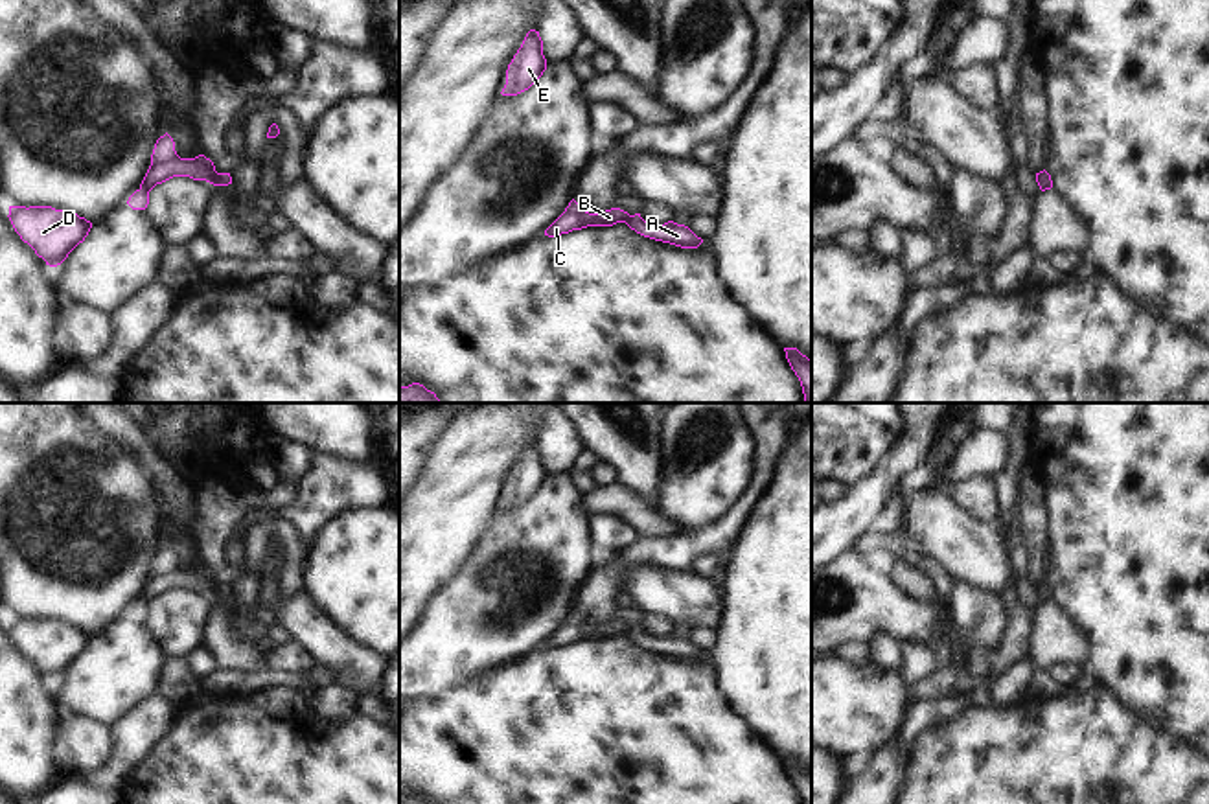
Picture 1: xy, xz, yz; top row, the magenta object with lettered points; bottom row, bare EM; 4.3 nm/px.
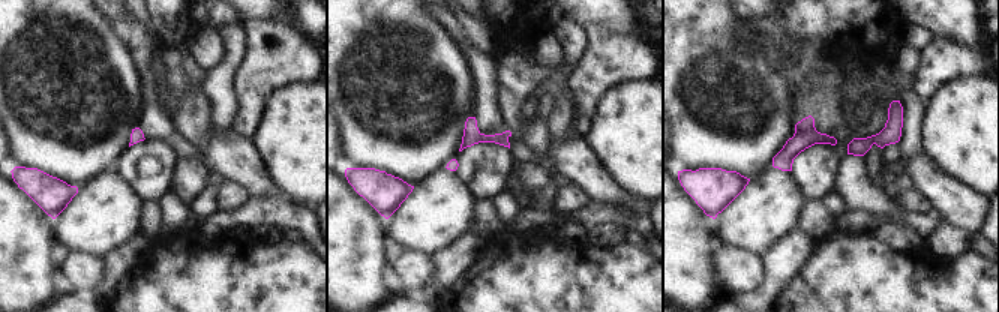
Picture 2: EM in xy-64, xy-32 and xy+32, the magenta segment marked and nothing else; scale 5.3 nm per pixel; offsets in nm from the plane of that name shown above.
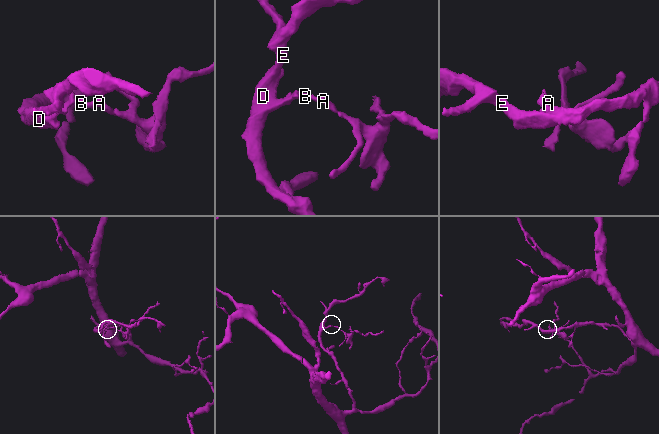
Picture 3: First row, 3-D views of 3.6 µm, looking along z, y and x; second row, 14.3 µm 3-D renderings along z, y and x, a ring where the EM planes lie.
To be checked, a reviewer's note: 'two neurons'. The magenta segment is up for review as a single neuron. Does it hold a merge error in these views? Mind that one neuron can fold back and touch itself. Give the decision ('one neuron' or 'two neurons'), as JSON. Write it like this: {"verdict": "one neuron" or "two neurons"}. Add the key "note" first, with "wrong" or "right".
{"note": "right", "verdict": "two neurons"}

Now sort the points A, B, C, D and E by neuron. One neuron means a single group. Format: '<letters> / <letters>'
A / B C D E

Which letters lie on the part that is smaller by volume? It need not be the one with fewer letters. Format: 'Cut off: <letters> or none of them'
Cut off: A.

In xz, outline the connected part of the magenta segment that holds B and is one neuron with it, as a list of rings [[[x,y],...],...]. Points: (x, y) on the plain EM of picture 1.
[[[572,611],[565,624],[545,642],[545,648],[556,649],[587,638],[613,638],[616,635],[626,635],[628,631],[629,626],[620,620],[589,626]]]

